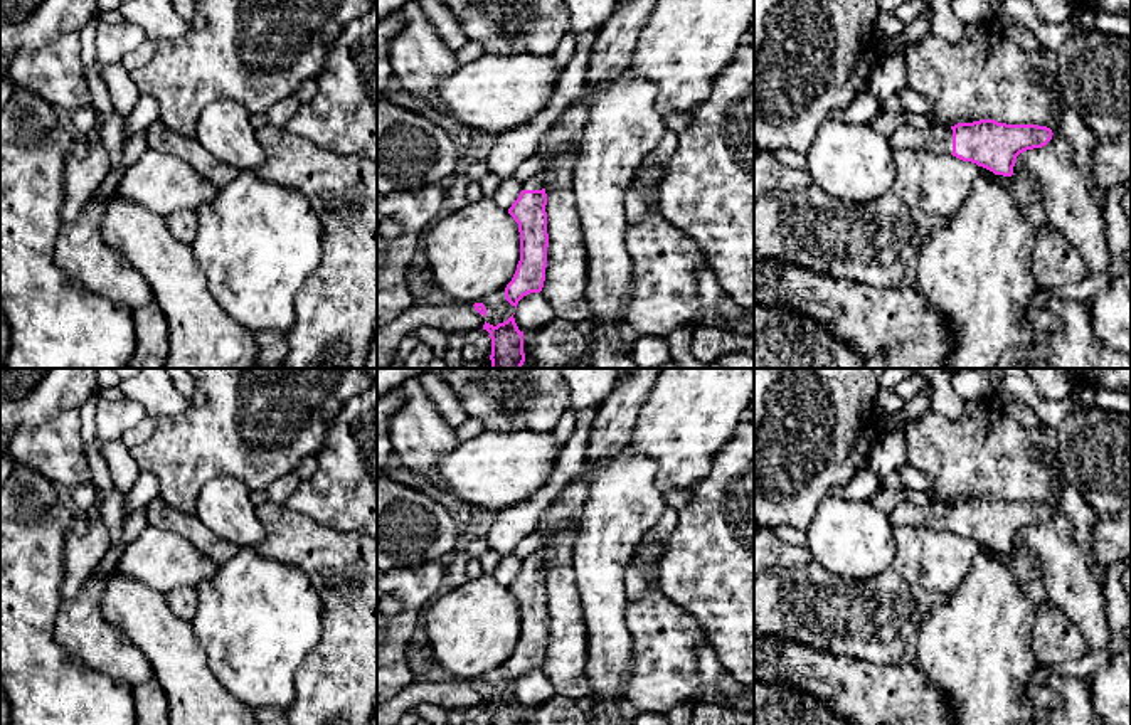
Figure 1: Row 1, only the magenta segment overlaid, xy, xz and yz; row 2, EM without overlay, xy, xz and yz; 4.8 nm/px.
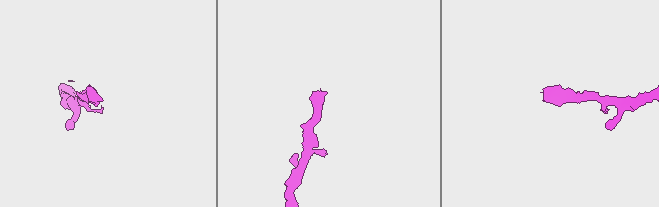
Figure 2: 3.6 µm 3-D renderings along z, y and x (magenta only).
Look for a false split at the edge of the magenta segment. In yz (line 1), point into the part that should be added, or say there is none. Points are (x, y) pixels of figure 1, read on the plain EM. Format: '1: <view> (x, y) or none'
1: yz (939, 517)

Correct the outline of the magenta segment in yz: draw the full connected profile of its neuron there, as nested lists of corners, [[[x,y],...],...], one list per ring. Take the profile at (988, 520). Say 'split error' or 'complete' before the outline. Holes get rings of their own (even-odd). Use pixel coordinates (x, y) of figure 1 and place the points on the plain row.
split error | [[[980,496],[929,506],[905,501],[895,506],[889,518],[894,528],[916,525],[948,530],[963,538],[976,540],[995,552],[1012,553],[1017,533],[1027,527],[1045,523],[1052,511],[1047,503]]]

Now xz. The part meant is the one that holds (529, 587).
split error | [[[629,368],[613,389],[592,422],[586,446],[584,471],[554,498],[539,518],[535,530],[545,530],[549,535],[539,550],[523,558],[518,575],[508,585],[520,609],[520,638],[505,664],[505,676],[515,686],[523,673],[540,669],[545,658],[549,622],[545,550],[550,547],[555,533],[579,525],[589,498],[589,473],[599,461],[629,442],[638,415],[660,370]]]

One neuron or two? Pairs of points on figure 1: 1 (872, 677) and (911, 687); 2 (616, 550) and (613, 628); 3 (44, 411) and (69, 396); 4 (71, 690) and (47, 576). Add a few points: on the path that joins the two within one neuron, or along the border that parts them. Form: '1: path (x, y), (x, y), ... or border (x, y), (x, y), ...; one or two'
1: path (882, 687), (901, 687); one
2: path (610, 569), (610, 609); one
3: path (51, 404), (63, 396); one
4: path (42, 661), (39, 658), (39, 604); one

